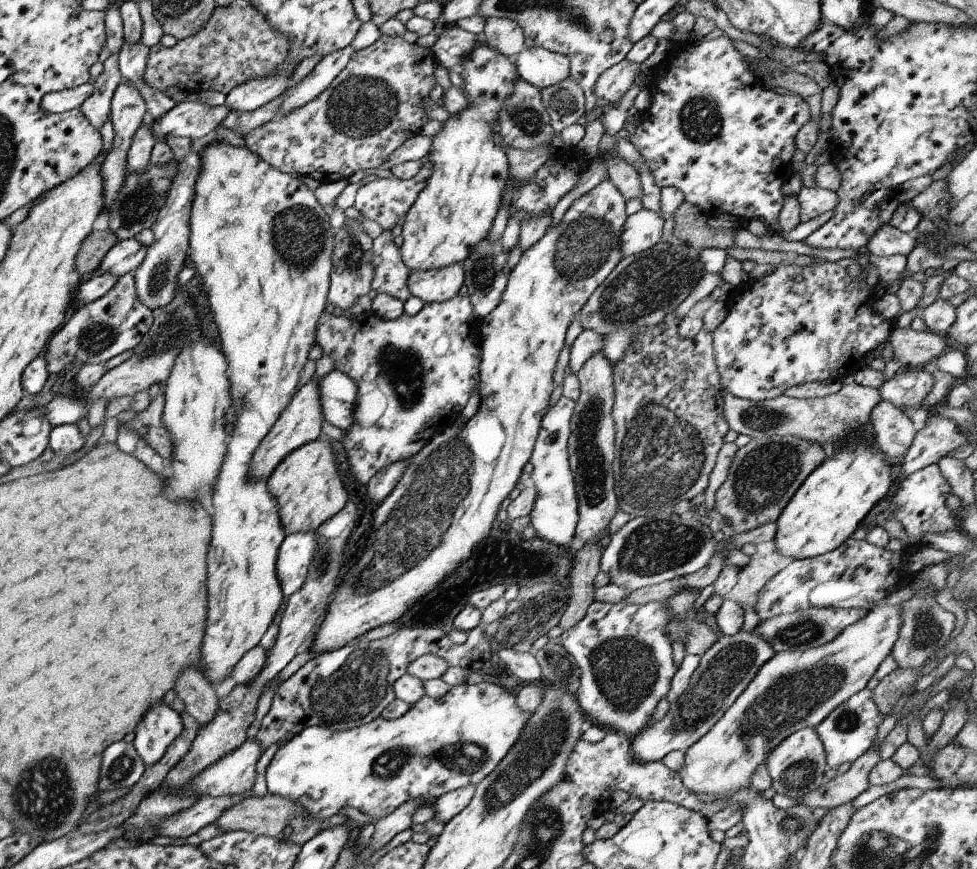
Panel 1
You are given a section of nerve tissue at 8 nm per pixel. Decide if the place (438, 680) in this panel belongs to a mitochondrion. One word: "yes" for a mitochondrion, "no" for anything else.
no

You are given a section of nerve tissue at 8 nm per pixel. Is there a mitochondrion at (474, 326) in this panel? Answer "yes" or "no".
no

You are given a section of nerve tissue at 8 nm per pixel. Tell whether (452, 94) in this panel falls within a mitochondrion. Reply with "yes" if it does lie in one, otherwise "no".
no

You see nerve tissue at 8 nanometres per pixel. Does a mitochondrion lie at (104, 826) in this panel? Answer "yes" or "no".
no

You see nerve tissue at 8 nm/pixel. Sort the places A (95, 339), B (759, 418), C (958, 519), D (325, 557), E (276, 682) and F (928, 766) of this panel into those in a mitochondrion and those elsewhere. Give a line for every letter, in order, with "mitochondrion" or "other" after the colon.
A: mitochondrion
B: mitochondrion
C: other
D: mitochondrion
E: other
F: other

